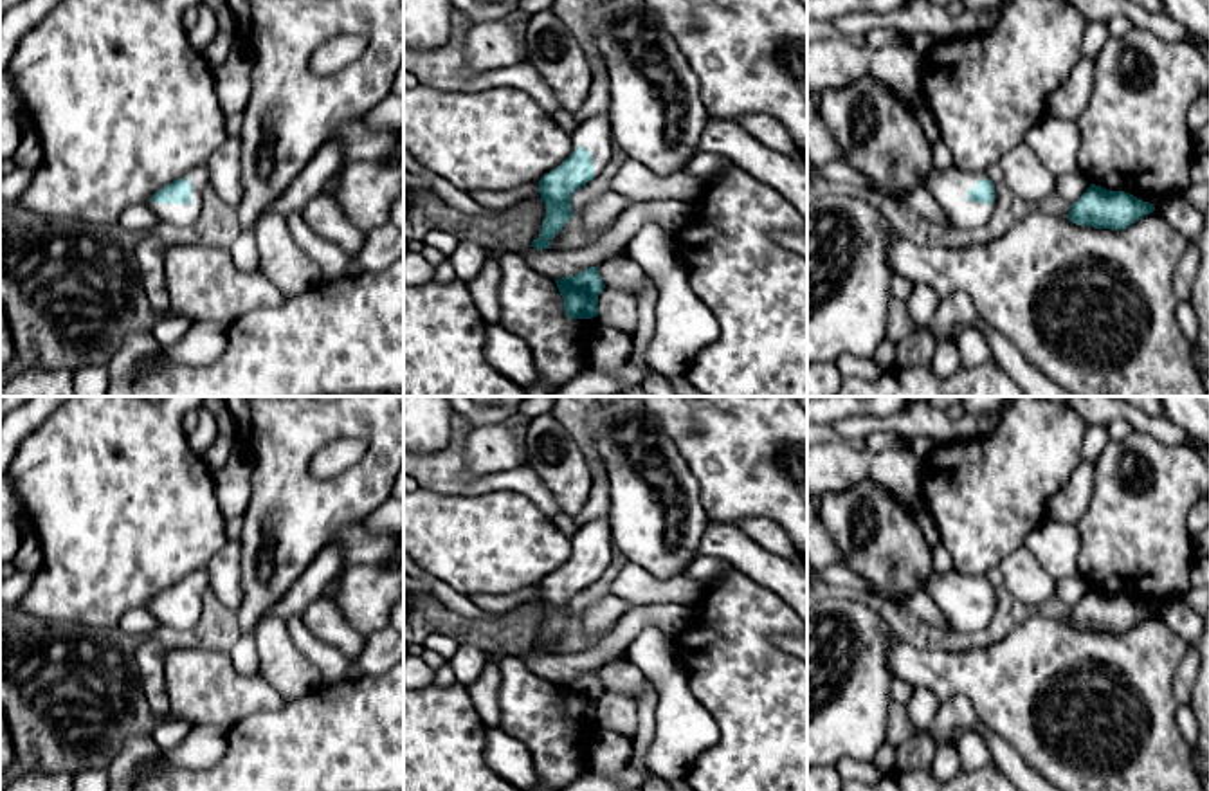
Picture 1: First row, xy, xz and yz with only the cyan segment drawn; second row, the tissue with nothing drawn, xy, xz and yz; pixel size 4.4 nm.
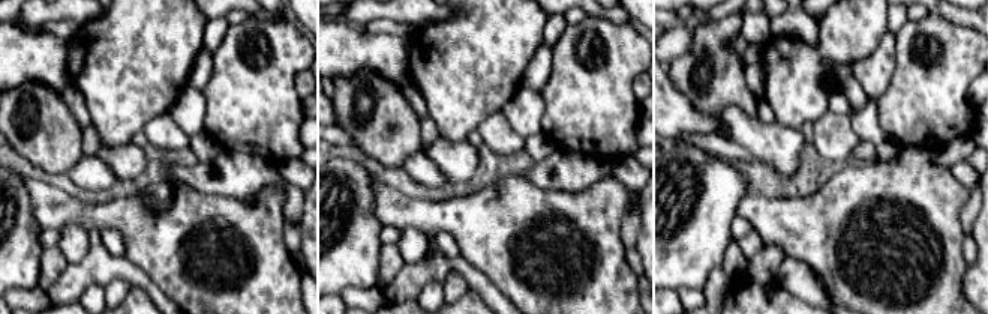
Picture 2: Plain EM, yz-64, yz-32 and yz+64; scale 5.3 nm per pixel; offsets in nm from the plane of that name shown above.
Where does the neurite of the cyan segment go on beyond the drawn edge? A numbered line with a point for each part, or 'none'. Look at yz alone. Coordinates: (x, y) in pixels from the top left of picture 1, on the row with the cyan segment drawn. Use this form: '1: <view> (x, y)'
1: yz (950, 188)

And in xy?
1: xy (179, 215)

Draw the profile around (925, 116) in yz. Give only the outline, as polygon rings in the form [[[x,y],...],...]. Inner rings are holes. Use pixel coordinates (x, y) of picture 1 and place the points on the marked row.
[[[917,105],[914,106],[914,115],[919,121],[930,144],[935,144],[939,141],[939,126],[935,123],[932,110],[924,108],[923,105]]]

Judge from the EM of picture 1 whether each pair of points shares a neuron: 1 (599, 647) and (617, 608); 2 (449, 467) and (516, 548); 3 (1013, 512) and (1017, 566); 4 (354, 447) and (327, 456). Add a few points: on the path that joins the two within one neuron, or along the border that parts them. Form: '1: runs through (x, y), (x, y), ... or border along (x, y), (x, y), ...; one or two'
1: border along (631, 606), (606, 633), (591, 642); two
2: border along (433, 489), (469, 496), (516, 492); two
3: border along (1022, 545), (999, 566); two
4: runs through (346, 453), (334, 456); one

